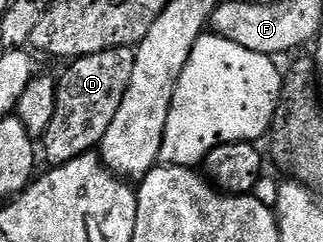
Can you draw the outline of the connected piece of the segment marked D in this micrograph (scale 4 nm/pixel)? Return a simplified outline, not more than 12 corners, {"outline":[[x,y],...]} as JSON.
{"outline":[[136,49],[74,58],[57,78],[43,158],[100,147],[127,96]]}

